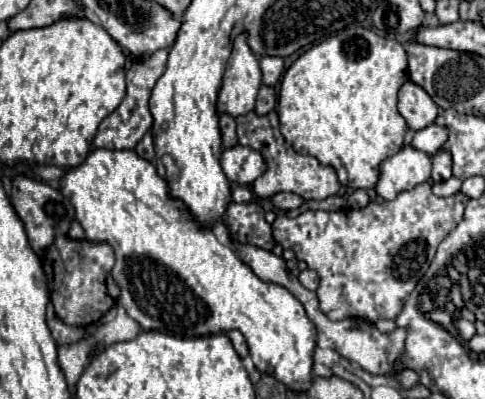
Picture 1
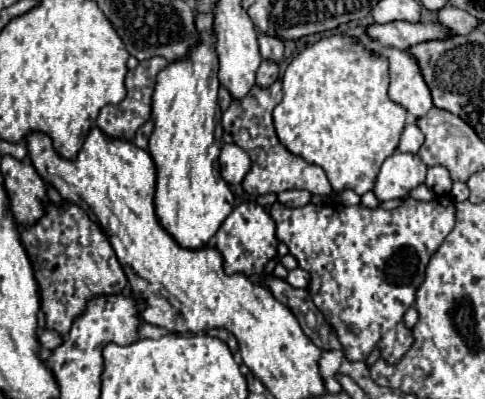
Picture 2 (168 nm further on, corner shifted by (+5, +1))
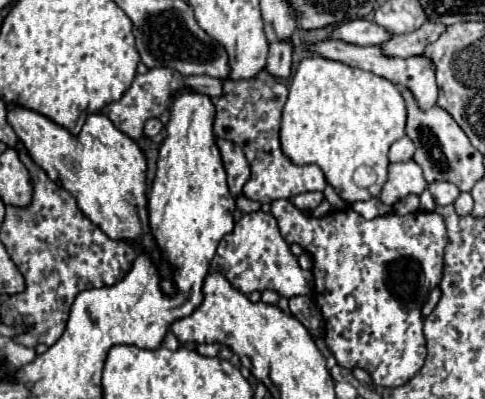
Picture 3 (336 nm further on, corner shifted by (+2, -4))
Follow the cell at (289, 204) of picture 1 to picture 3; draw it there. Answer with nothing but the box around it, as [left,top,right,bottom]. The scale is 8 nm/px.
[291,193,325,211]

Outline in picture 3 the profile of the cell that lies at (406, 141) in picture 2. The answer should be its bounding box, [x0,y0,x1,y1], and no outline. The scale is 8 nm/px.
[389,137,413,163]

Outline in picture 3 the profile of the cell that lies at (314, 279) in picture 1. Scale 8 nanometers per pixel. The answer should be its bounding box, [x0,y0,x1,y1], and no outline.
[211,211,313,299]

